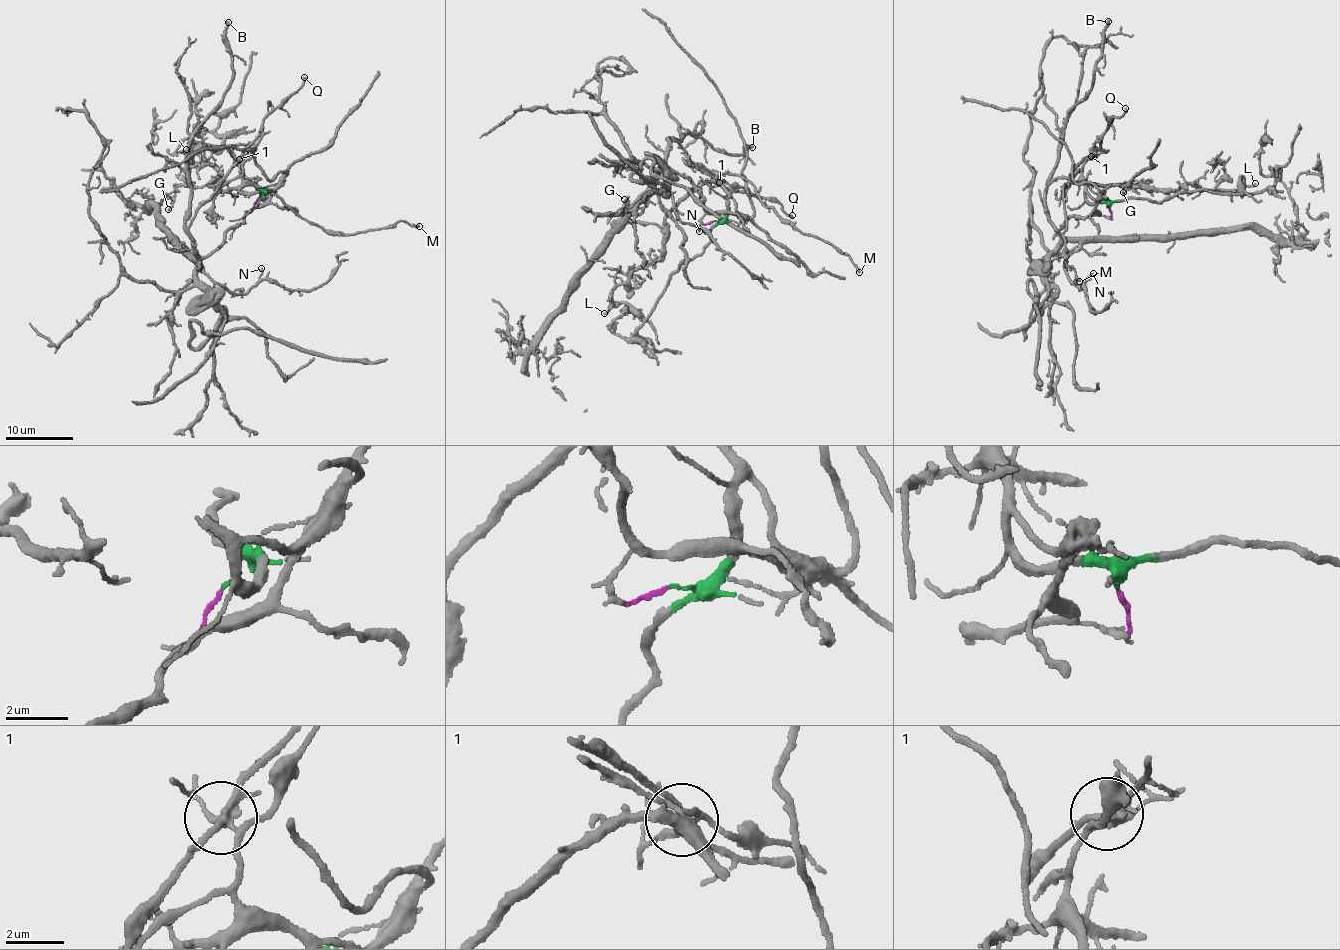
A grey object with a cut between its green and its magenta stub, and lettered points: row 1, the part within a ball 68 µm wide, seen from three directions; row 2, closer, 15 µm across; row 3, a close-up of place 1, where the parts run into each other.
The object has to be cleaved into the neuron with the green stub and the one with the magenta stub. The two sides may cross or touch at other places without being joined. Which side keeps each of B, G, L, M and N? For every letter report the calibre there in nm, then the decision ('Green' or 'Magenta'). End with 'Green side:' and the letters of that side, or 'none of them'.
B: Thickness 260 nm. Magenta
G: Thickness 180 nm. Green
L: Thickness 90 nm. Green
M: Thickness 180 nm. Green
N: Thickness 110 nm. Magenta
Green side: G, L, M

